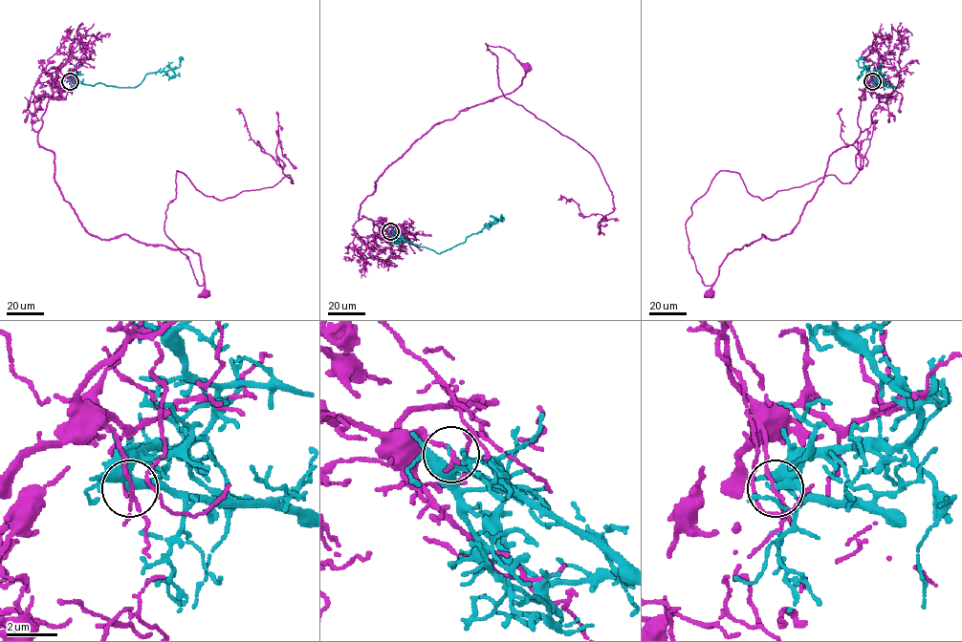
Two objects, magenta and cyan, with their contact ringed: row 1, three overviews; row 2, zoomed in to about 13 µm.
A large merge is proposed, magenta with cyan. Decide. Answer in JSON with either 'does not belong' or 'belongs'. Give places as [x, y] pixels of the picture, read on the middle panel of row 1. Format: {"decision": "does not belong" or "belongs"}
{"decision": "does not belong"}

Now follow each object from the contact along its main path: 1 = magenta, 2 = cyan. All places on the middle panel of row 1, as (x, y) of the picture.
1: (390, 230), (359, 217), (360, 203), (375, 191), (383, 171), (436, 124), (515, 90), (528, 66)
2: (390, 230), (406, 241), (440, 253), (463, 243), (470, 235), (494, 224), (501, 217), (503, 222)

